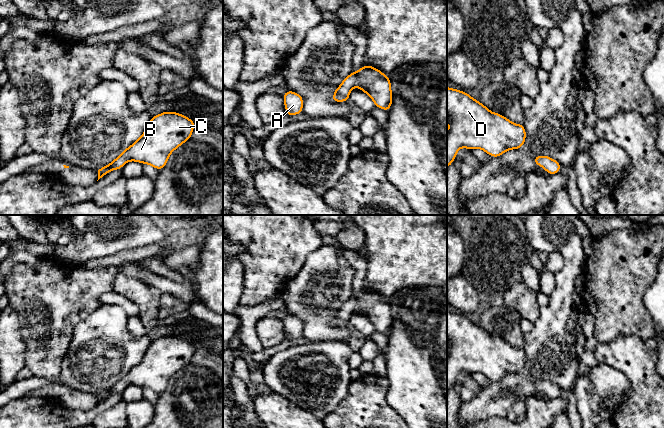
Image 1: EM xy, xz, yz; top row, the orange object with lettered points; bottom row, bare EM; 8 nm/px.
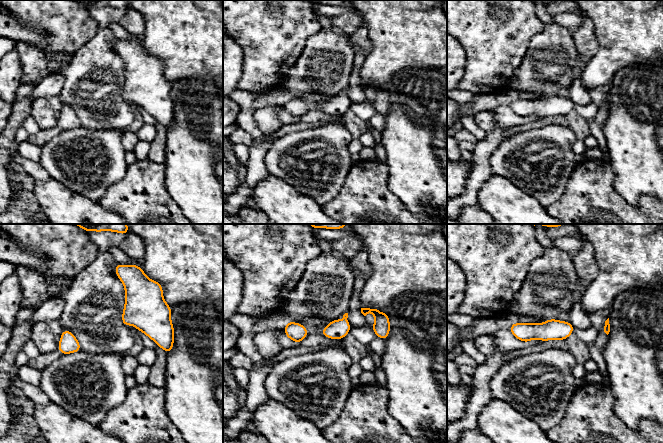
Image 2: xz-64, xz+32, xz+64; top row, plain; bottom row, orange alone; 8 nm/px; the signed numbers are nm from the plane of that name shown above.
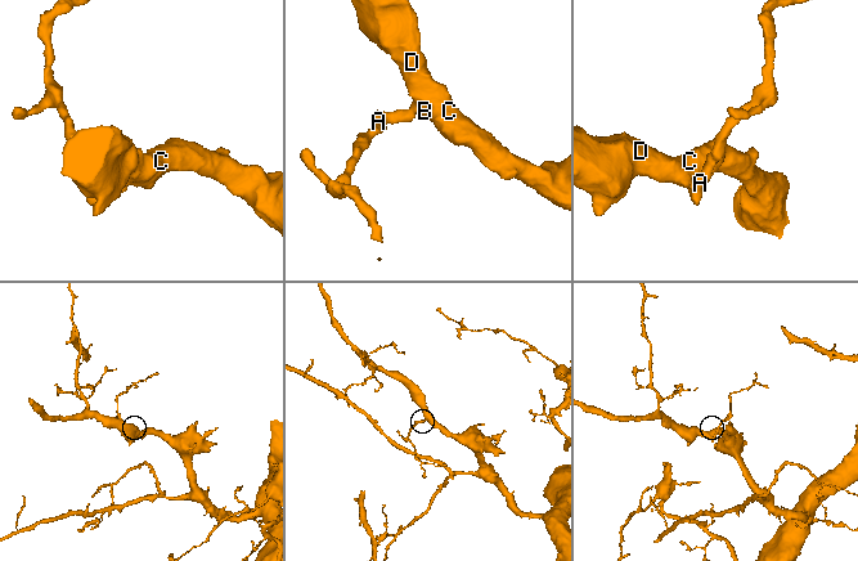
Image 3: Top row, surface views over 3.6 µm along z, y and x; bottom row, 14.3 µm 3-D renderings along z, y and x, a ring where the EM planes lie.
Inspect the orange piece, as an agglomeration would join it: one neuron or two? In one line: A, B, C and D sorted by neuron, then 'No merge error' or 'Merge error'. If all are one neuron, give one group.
Groups: A B C D. No merge error

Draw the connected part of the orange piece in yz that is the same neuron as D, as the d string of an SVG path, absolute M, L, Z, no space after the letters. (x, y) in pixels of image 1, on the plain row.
M447 311L447 347L447 392L462 371L468 374L479 372L491 381L500 381L505 375L522 372L526 364L523 348L514 348L503 339L491 336L468 317L450 311Z

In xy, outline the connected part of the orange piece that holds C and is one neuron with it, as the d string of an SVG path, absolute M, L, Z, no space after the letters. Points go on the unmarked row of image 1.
M166 335L153 340L142 360L107 390L95 394L98 404L129 385L149 388L157 394L167 389L171 377L191 363L194 345L180 337Z

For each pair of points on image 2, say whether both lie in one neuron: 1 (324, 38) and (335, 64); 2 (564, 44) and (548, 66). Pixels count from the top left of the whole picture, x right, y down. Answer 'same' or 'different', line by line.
1: same
2: same

